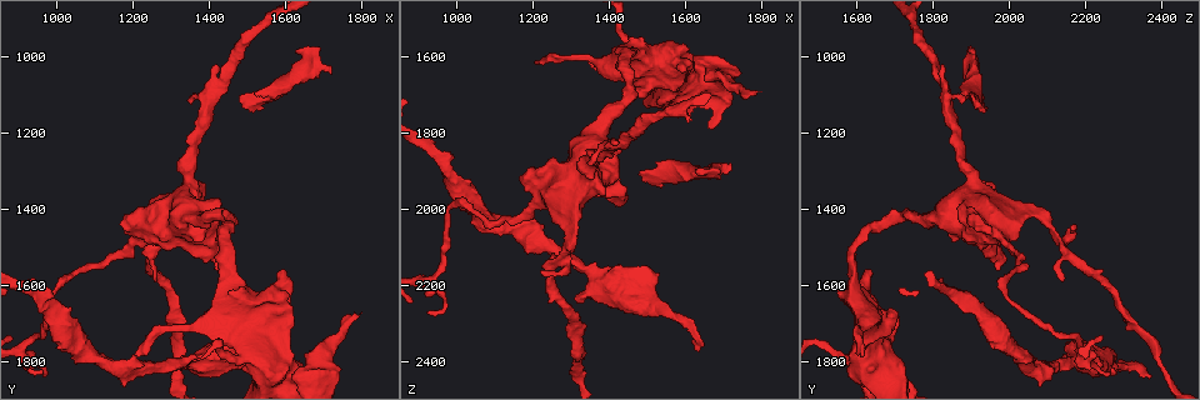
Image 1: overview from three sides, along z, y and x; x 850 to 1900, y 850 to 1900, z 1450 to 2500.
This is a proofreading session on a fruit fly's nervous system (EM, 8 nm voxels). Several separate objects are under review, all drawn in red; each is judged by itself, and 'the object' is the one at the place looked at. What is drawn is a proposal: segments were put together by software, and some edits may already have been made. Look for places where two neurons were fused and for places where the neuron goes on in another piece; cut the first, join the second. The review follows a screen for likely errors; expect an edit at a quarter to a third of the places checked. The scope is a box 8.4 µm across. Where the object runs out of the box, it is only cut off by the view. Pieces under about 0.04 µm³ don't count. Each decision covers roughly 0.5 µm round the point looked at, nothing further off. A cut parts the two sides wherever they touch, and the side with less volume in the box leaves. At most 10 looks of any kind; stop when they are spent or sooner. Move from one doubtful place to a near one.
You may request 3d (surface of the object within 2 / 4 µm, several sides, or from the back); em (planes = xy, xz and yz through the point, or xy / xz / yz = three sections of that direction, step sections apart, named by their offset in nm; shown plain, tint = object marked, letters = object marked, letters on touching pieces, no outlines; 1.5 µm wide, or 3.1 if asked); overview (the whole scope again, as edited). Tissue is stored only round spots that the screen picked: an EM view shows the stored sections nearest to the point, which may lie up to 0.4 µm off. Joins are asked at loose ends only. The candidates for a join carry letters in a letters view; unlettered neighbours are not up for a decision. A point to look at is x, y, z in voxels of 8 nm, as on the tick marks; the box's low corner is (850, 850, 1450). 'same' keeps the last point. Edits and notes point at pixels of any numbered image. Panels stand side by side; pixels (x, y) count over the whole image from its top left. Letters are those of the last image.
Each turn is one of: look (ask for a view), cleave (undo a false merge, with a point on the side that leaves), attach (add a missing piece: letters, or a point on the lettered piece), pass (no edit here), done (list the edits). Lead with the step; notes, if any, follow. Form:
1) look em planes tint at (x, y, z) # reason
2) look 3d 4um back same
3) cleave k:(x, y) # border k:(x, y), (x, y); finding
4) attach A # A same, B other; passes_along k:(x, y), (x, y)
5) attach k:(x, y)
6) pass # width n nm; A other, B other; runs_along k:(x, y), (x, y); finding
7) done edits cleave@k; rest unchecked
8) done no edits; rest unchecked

look 3d 2um at (1720, 1030, 1885) # free end

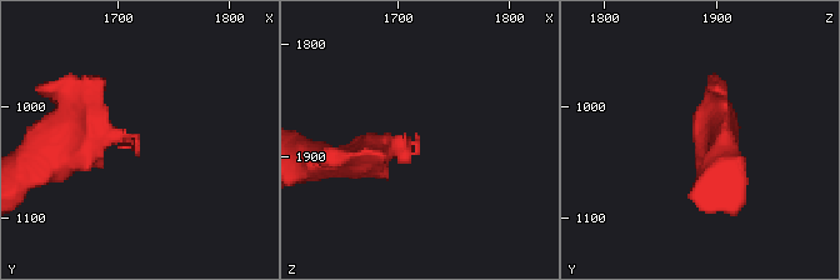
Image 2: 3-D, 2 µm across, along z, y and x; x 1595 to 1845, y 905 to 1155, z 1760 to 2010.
look em yz step 8 tint at (1718, 1032, 1878)

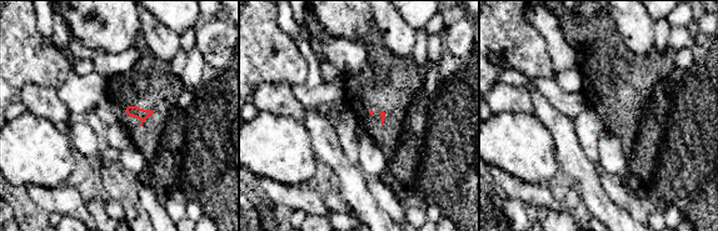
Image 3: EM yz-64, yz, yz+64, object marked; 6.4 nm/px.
look em planes letters same

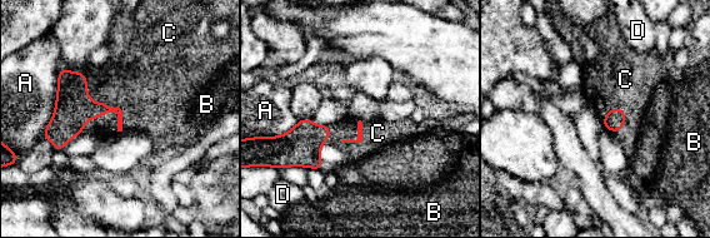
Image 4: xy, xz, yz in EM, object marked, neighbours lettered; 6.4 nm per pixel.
attach C # longest_contact A 460 nm; A other, B other, C same, D other; it goes on there

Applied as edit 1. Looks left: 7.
look overview

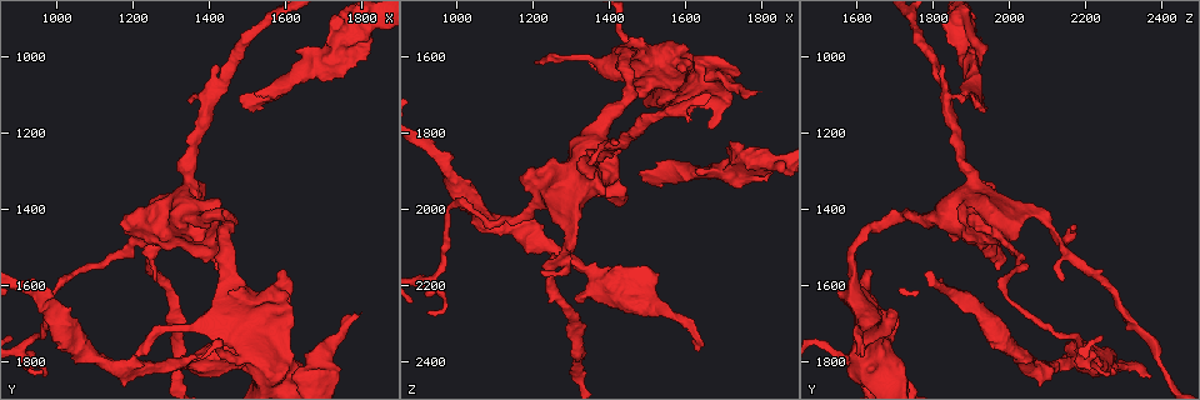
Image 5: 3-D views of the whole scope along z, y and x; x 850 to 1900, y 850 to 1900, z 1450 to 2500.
look em planes tint at (970, 1645, 1895) # thick turns thin

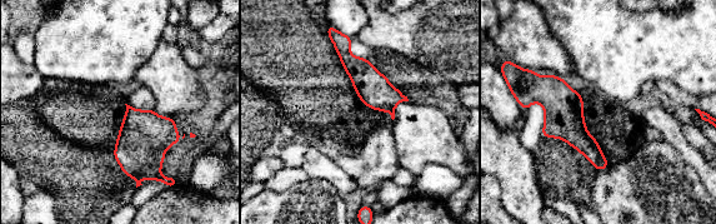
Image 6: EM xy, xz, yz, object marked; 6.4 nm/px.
look em planes letters same # see the neighbours

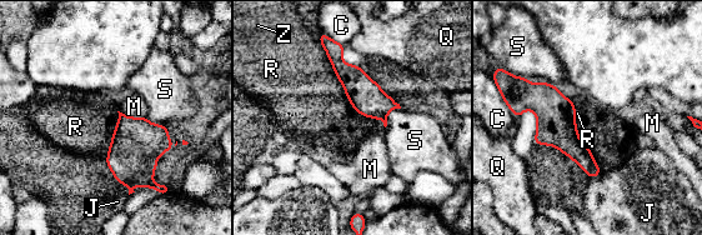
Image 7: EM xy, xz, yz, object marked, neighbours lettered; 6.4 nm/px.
pass # C other, J other, M other, Q other, R other, S other, Z other; border 7:(337, 78), (350, 103); continuous, no second neuron

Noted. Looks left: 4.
look em xy step 4 letters at (1215, 1450, 2170) # tapers out

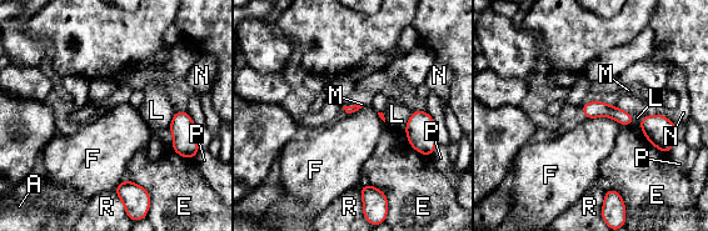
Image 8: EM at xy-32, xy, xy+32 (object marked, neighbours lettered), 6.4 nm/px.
look em planes letters same # another direction

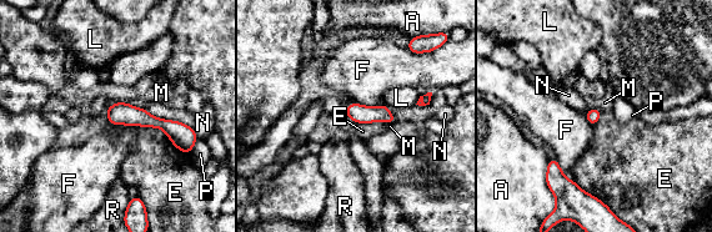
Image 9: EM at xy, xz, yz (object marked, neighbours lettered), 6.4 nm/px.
pass # A other, E other, F other, L other, M other, N other, P other, R other; none of them fits

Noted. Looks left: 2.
look em xz step 8 letters at (1310, 1800, 2240) # branch stops here

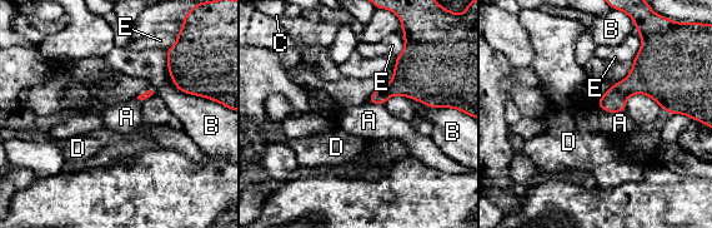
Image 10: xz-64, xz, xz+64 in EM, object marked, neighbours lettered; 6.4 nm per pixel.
pass # A other, B other, C other, D other, E other; none of them fits

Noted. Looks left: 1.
done edits attach@4; rest unchecked

